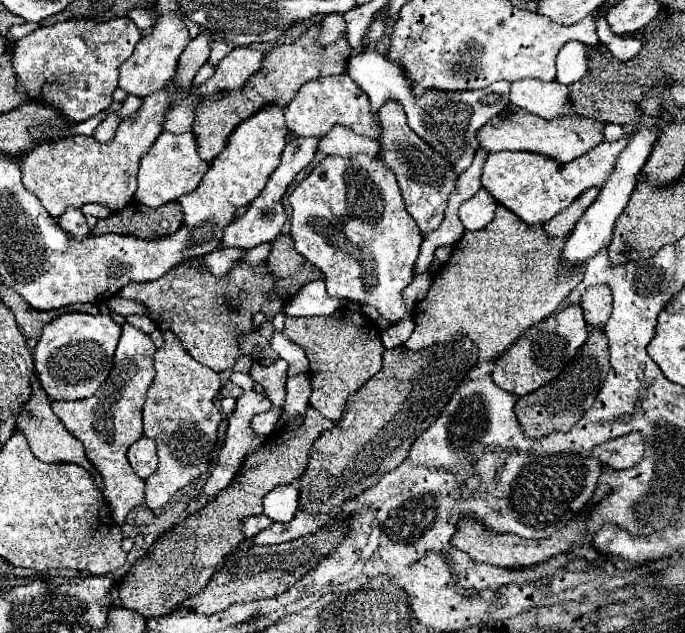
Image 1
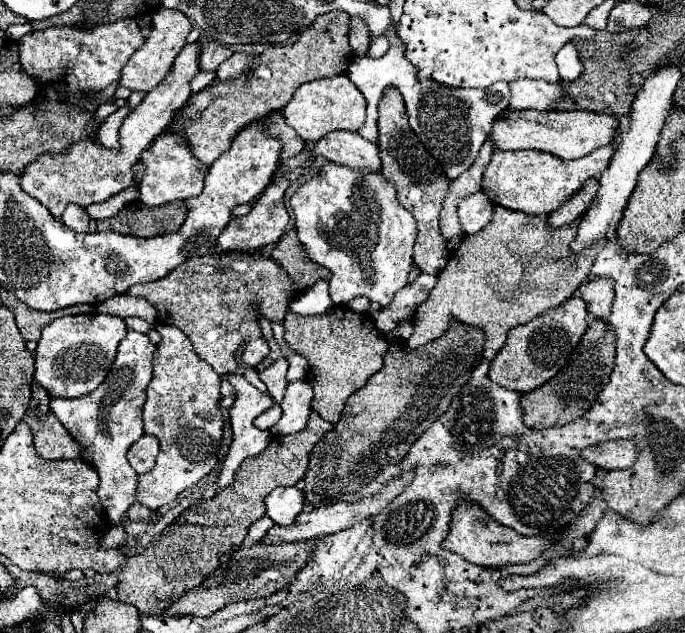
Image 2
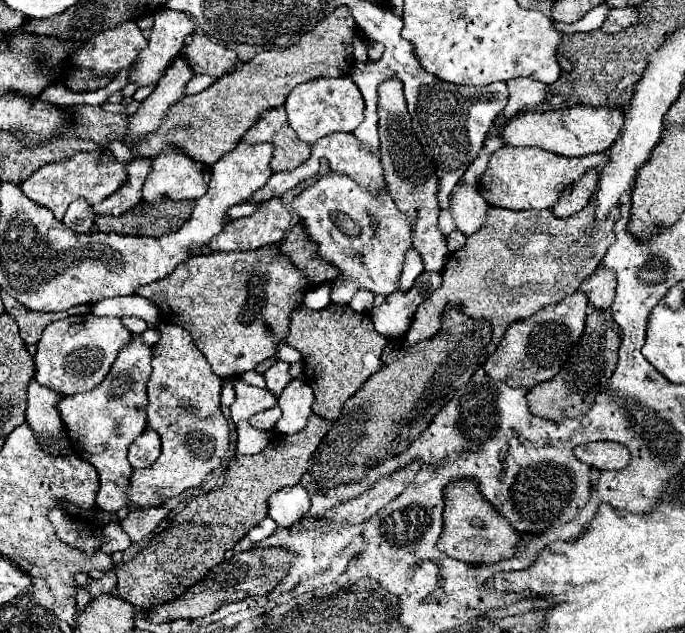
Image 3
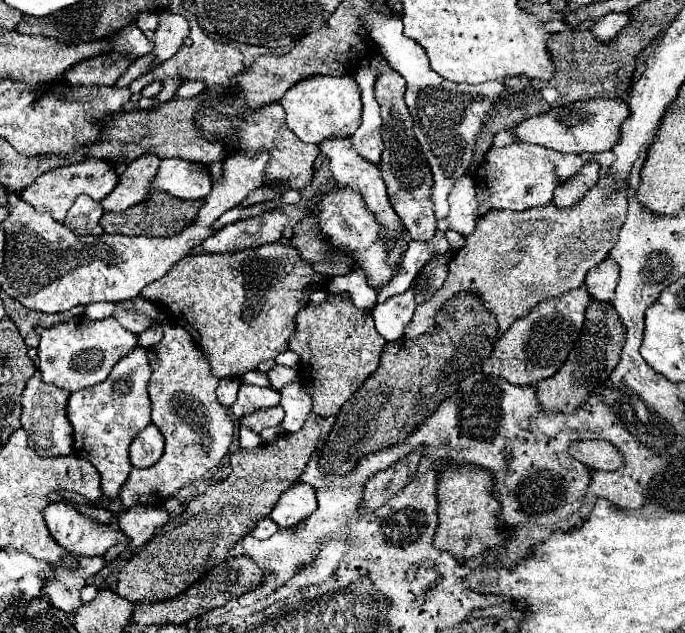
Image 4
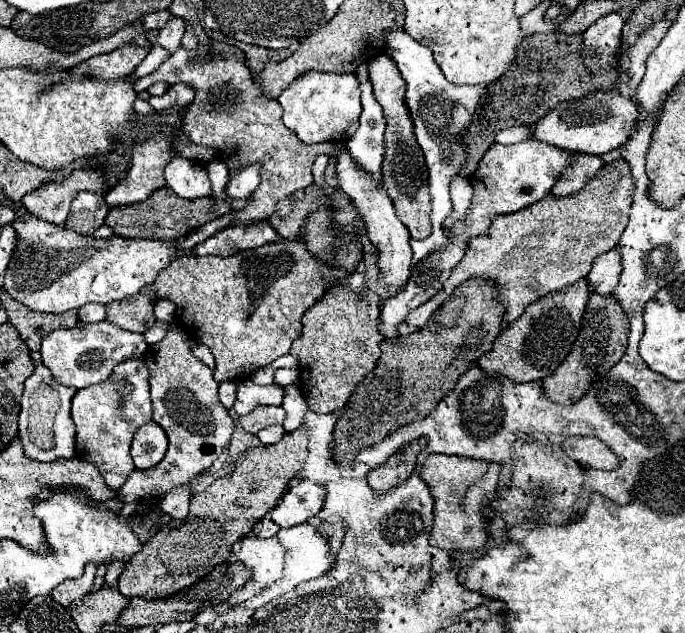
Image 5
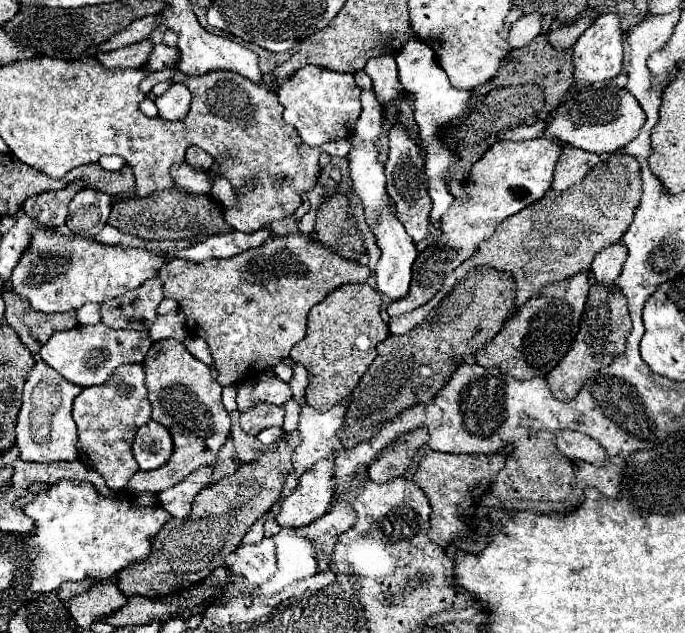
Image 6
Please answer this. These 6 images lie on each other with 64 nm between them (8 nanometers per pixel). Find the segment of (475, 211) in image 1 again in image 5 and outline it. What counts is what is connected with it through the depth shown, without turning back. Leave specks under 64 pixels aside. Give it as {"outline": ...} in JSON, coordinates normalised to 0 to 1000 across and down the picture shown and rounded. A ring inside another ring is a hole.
{"outline":[[[674,278],[663,281],[663,288],[657,288],[657,313],[660,313],[660,338],[648,348],[648,360],[680,344],[680,335],[689,319],[689,288]]]}

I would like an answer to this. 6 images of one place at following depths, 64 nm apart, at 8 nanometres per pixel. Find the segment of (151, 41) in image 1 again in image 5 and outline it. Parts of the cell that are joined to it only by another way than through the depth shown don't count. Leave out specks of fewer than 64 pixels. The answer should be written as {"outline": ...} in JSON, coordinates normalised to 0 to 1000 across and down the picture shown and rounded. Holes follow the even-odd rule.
{"outline":[[[248,28],[245,38],[231,47],[228,66],[251,85],[251,82],[257,82],[263,76],[263,63],[266,63],[269,51],[272,51],[269,32],[266,28]]]}

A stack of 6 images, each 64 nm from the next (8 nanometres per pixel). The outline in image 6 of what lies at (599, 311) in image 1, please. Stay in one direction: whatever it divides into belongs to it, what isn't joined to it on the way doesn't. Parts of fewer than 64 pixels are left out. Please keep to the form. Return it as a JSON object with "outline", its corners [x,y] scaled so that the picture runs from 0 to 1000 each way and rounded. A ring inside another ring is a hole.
{"outline":[[[896,385],[882,392],[876,401],[870,401],[861,423],[867,445],[873,445],[876,452],[893,452],[908,430],[911,411],[914,411],[914,389]]]}

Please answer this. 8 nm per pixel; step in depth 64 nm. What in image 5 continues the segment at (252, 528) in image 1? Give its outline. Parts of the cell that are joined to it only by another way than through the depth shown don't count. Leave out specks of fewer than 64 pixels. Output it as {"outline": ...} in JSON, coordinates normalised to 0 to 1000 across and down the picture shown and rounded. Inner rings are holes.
{"outline":[[[385,815],[385,818],[380,821],[380,828],[377,828],[374,847],[377,847],[377,850],[394,850],[394,847],[400,847],[406,837],[409,837],[409,831],[403,831],[391,815]]]}

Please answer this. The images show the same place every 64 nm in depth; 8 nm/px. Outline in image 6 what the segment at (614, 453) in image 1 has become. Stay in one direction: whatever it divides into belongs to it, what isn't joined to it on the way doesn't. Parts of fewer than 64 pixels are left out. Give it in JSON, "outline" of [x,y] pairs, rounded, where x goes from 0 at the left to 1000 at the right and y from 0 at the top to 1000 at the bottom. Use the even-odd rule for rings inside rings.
{"outline":[[[820,679],[812,686],[809,698],[820,711],[820,717],[829,720],[832,727],[853,727],[853,730],[861,730],[867,736],[885,736],[888,733],[885,711],[867,692],[861,692],[855,686]]]}

